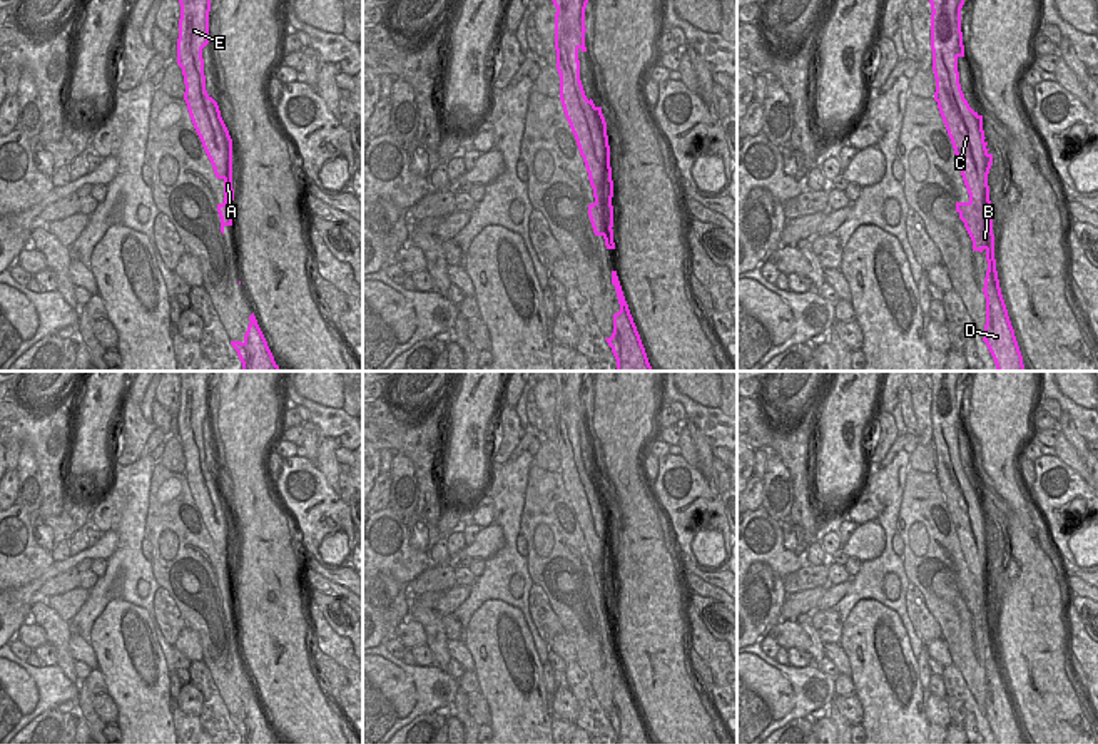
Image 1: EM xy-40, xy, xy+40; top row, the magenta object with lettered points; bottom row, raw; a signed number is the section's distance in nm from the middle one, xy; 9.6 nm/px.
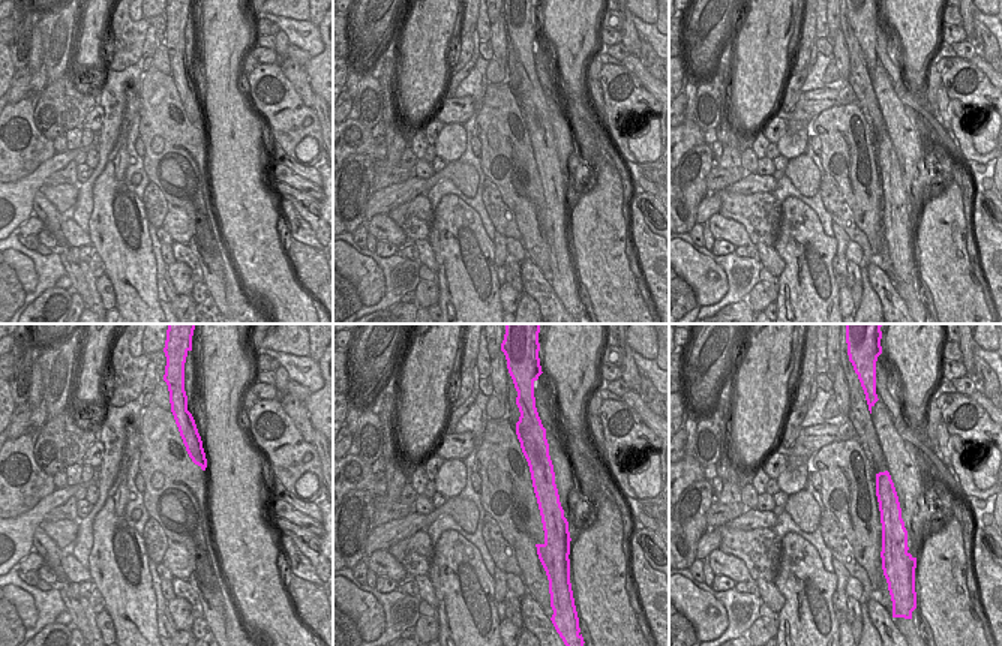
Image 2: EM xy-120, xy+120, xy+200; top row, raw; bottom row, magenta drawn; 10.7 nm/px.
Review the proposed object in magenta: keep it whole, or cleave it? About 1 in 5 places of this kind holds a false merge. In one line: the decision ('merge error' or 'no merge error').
no merge error

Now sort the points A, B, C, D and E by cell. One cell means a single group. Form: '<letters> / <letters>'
A B C D E

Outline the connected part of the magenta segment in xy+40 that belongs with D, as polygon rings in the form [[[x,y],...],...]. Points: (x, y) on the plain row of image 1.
[[[929,371],[931,425],[936,453],[934,475],[951,513],[968,577],[956,577],[956,587],[973,615],[973,625],[986,627],[984,652],[986,699],[984,712],[996,744],[1024,744],[1023,731],[1001,669],[989,575],[988,548],[993,528],[984,515],[983,490],[974,487],[959,458],[958,433],[964,431],[961,383],[964,371]]]

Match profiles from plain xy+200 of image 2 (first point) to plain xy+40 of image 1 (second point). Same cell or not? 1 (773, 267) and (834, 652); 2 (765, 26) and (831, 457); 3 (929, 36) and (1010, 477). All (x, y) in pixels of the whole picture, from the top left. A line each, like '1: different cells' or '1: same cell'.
1: same cell
2: same cell
3: same cell

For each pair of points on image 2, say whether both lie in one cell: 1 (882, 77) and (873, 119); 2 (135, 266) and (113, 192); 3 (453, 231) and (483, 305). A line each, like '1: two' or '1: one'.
1: two
2: one
3: one

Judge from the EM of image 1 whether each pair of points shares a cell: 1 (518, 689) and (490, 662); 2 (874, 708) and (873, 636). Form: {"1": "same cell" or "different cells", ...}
{"1": "same cell", "2": "same cell"}

